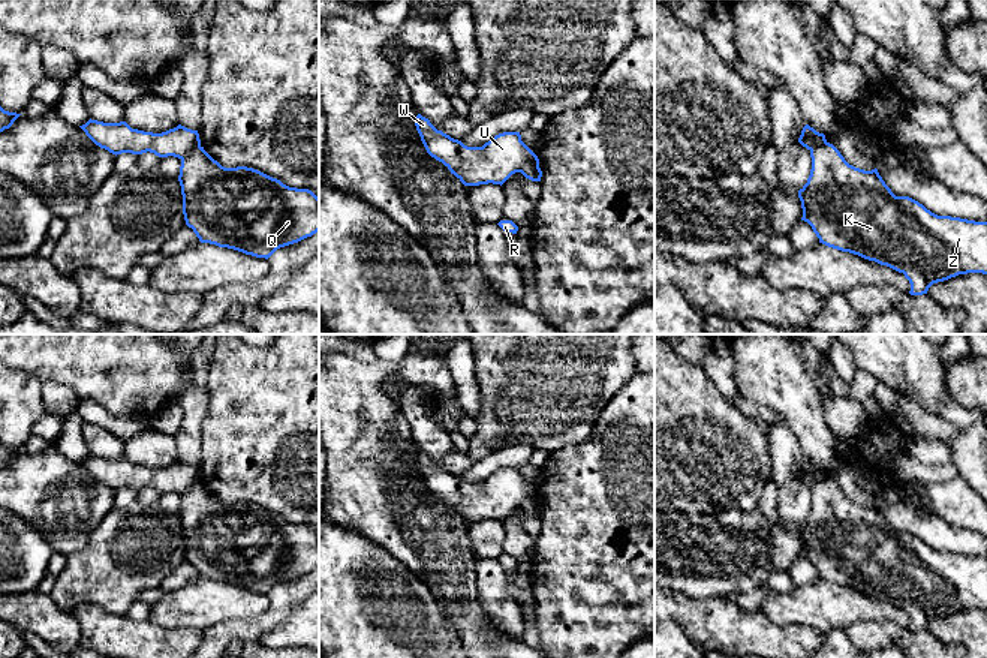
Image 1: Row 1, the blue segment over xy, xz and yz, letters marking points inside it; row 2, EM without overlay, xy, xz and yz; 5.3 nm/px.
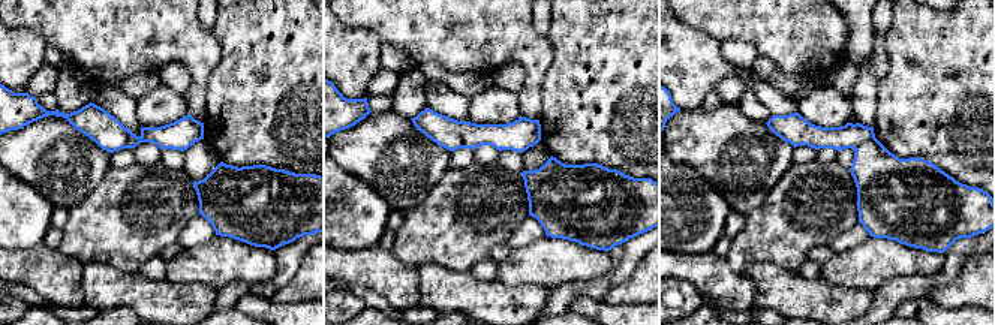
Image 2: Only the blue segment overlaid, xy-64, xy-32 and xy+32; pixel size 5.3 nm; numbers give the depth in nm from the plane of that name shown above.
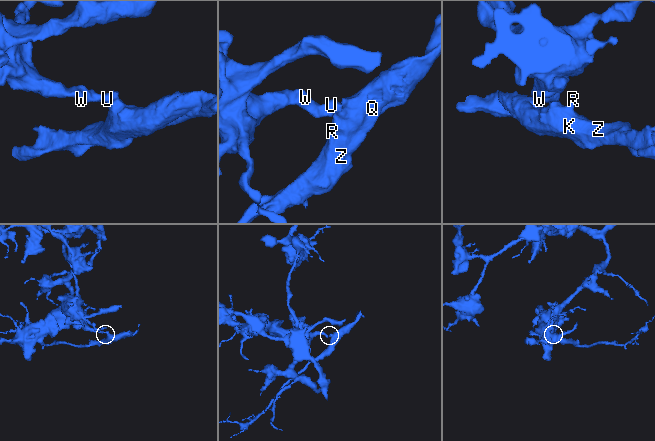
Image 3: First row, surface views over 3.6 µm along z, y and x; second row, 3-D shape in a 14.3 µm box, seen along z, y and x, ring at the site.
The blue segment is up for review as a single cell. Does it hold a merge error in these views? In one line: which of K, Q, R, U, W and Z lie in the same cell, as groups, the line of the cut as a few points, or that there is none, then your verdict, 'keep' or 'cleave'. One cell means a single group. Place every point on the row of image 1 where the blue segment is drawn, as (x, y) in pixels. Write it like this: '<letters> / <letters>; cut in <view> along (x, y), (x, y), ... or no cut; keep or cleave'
K Q R Z / U W; cut in xy along (199, 144), (181, 159); cleave

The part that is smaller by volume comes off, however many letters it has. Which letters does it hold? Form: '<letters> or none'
K, Q, R, Z

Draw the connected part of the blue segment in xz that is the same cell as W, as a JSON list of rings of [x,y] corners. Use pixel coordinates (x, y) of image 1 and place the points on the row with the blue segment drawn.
[[[421,114],[416,130],[427,153],[442,162],[464,186],[503,184],[536,154],[521,141],[520,132],[503,132],[482,147],[467,147],[437,130]]]

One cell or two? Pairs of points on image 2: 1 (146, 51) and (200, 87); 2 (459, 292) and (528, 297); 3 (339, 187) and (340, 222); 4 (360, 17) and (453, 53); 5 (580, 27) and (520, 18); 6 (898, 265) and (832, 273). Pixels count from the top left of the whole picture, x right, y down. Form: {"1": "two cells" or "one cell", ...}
{"1": "one cell", "2": "one cell", "3": "one cell", "4": "one cell", "5": "two cells", "6": "one cell"}

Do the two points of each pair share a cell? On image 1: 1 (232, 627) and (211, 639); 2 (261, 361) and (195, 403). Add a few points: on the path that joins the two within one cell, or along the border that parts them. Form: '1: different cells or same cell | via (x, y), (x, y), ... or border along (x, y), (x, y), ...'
1: same cell | via (228, 631), (216, 639)
2: different cells | border along (207, 385), (208, 409), (201, 427)

